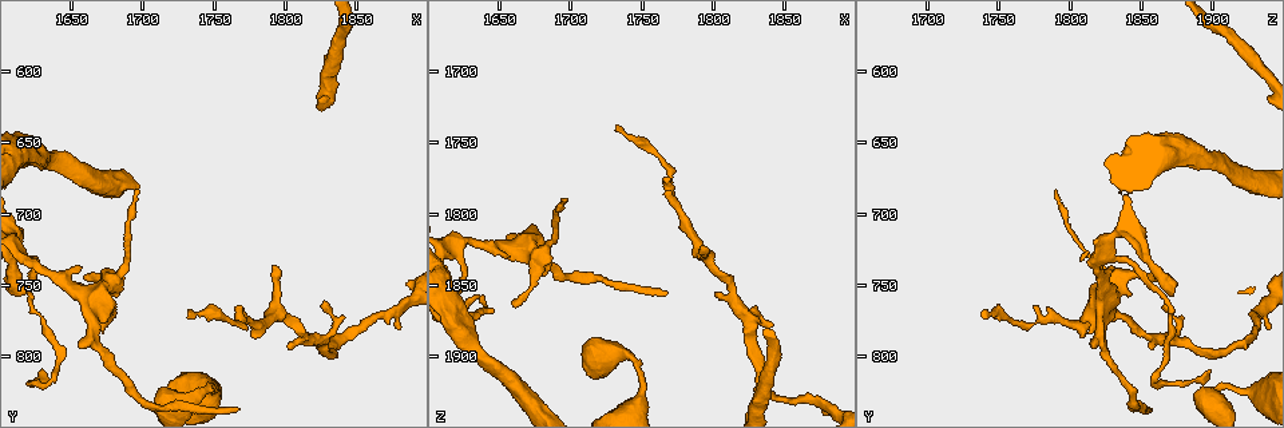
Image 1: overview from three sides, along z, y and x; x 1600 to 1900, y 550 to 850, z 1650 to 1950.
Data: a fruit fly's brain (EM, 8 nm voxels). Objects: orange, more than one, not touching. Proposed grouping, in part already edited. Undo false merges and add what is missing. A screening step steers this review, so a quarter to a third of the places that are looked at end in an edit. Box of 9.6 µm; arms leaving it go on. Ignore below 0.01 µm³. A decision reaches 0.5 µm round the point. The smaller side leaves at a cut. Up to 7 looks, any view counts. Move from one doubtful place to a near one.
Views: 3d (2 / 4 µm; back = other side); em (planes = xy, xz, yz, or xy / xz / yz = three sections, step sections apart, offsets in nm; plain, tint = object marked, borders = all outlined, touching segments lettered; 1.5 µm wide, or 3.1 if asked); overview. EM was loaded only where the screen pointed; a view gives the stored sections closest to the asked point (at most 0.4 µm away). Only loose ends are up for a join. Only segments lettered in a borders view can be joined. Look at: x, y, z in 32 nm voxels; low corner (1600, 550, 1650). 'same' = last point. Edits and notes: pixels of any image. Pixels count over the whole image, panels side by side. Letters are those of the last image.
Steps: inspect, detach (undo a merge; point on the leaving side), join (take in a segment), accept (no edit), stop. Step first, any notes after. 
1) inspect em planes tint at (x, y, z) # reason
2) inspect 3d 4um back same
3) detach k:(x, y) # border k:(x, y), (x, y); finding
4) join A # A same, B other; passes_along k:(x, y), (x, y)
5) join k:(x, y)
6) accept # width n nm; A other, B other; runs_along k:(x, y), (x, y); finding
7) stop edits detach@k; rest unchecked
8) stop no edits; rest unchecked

inspect em planes borders at (1732, 772, 1738) # tapers out

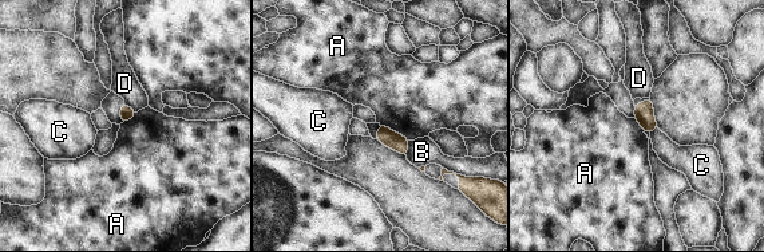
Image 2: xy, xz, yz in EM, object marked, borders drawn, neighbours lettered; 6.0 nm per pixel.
accept # width 80 nm; A other, B other, C other, D other; border 2:(379, 122), (410, 140); no lettered segment goes on from it

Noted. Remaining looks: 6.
inspect em xy step 8 borders at (1790, 736, 1822)

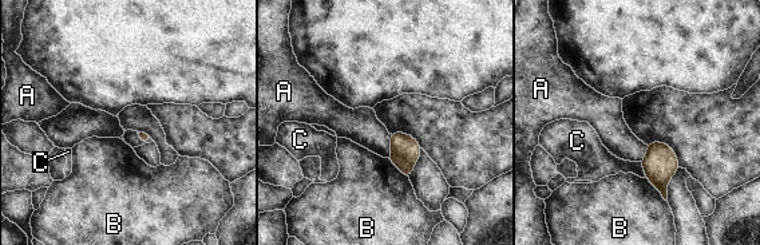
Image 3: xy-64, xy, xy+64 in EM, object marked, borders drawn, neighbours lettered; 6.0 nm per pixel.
inspect em planes borders same # another direction

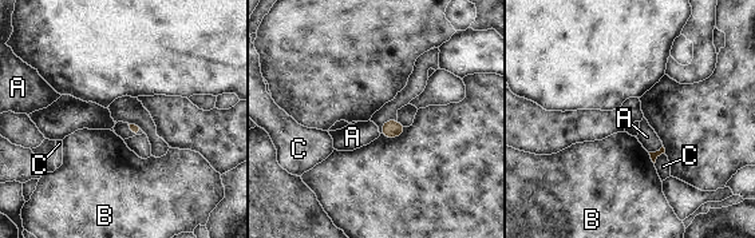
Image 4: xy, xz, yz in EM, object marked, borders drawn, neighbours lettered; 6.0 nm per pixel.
accept # A other, B other, C other; border 4:(663, 146), (649, 153); none of them fits

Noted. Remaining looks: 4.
inspect 3d 4um at (1748, 828, 1932) # calibre changes

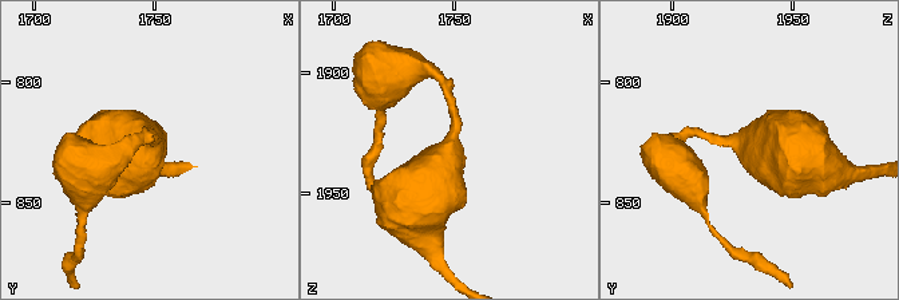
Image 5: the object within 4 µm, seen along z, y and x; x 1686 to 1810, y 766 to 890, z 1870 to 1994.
inspect em yz step 8 tint at (1748, 828, 1934) # shape alone is not enough

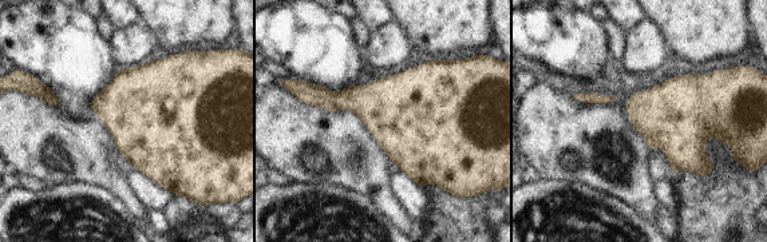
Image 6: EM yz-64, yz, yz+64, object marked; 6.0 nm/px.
inspect em planes borders same

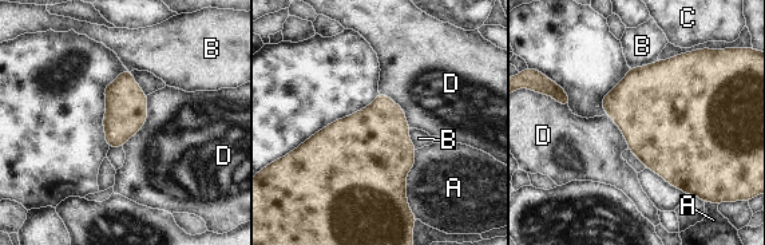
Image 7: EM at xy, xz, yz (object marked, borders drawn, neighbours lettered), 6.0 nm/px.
accept # longest_contact A 420 nm; A other, B other, C other, D other; border 7:(658, 60), (630, 68); all the same neuron

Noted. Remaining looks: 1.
stop no edits; rest unchecked

